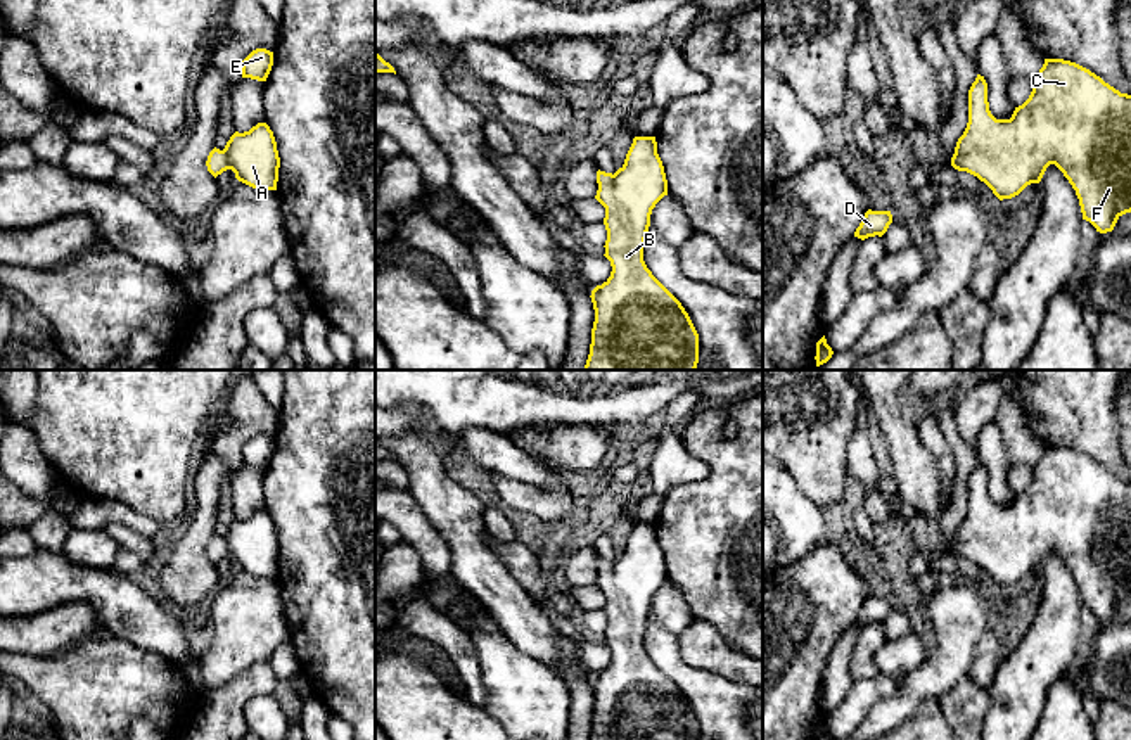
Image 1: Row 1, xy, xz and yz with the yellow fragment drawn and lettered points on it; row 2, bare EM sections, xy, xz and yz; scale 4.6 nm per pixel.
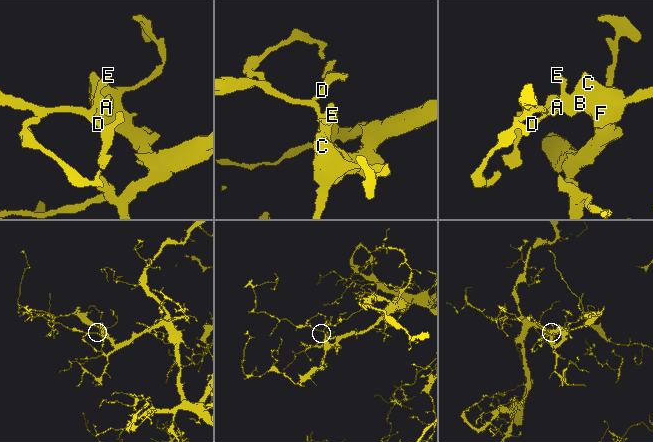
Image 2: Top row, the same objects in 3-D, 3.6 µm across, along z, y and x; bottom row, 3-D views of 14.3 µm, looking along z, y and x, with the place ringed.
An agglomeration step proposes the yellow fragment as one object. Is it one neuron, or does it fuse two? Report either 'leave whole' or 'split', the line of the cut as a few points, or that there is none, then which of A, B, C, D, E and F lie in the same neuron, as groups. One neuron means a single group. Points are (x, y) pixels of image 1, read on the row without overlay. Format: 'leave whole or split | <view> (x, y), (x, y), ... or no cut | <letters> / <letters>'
leave whole | no cut | A B C D E F

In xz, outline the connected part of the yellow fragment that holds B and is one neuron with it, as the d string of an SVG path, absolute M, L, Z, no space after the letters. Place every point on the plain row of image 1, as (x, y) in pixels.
M635 524L624 552L614 562L598 557L597 571L595 586L605 595L604 643L612 659L590 683L595 697L590 740L699 740L699 721L688 700L643 648L652 596L668 583L655 524Z

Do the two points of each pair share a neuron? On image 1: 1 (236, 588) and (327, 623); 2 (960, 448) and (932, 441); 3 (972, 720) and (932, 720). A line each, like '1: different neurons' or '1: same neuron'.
1: different neurons
2: different neurons
3: different neurons

